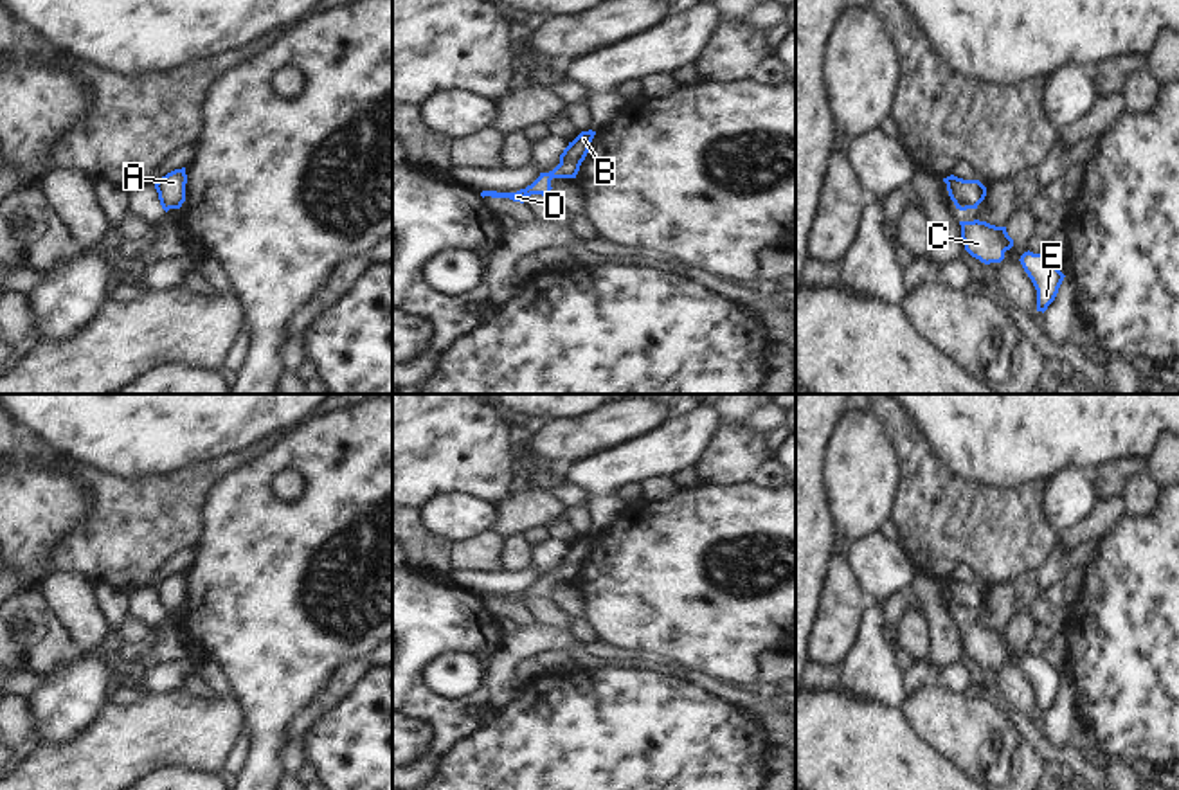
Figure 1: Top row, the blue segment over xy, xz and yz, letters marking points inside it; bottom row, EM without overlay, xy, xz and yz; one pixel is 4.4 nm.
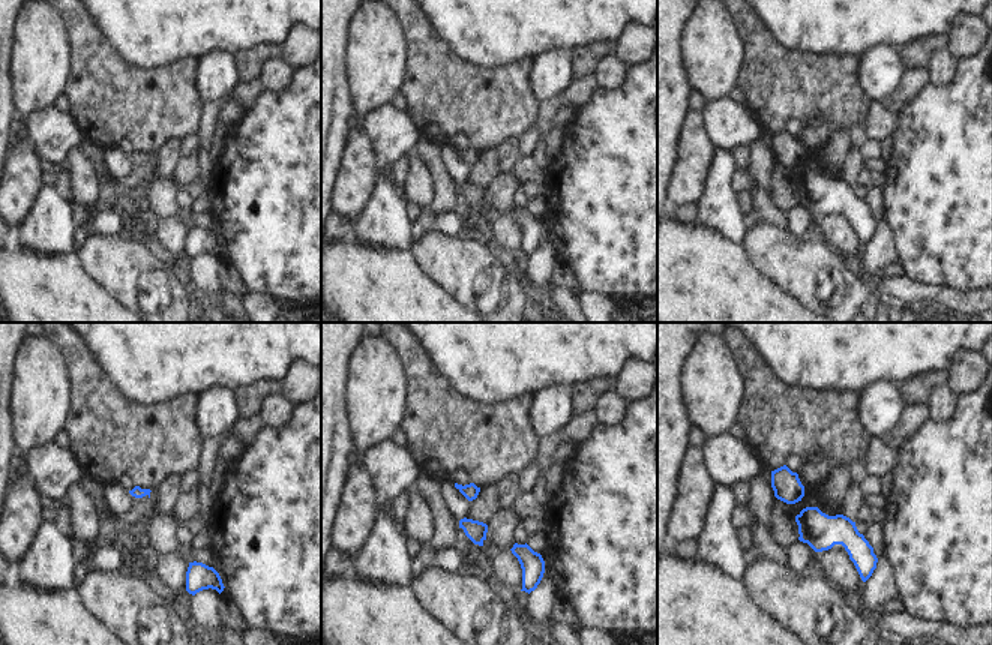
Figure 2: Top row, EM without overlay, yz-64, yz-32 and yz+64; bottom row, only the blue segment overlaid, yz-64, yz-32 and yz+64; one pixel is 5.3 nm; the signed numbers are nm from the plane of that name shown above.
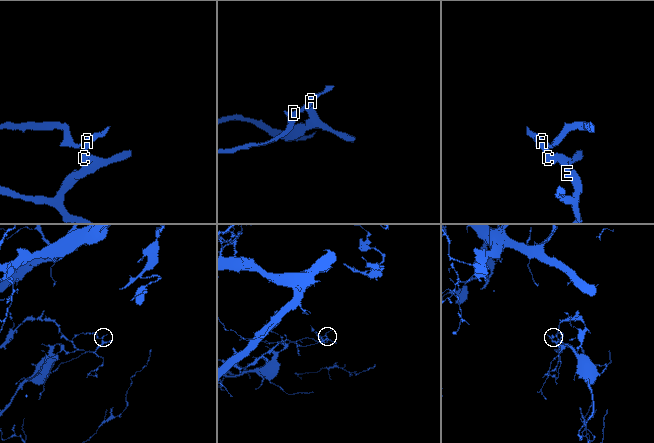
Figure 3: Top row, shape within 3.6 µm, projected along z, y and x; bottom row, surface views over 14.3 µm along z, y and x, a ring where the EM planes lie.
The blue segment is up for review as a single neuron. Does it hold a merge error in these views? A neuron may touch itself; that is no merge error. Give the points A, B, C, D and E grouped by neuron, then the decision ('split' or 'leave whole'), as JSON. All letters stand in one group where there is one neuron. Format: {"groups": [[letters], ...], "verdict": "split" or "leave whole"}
{"groups": [["A", "B", "D"], ["C", "E"]], "verdict": "split"}

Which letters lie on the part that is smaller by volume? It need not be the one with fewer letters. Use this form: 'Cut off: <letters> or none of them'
Cut off: A, B, D

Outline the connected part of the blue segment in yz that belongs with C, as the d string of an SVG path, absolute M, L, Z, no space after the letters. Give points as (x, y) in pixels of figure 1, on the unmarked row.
M959 624L965 653L985 668L1001 666L1004 655L1013 650L1006 630L995 630L986 624Z

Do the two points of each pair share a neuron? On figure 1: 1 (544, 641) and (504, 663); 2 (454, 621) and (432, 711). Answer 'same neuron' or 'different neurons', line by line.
1: same neuron
2: same neuron

